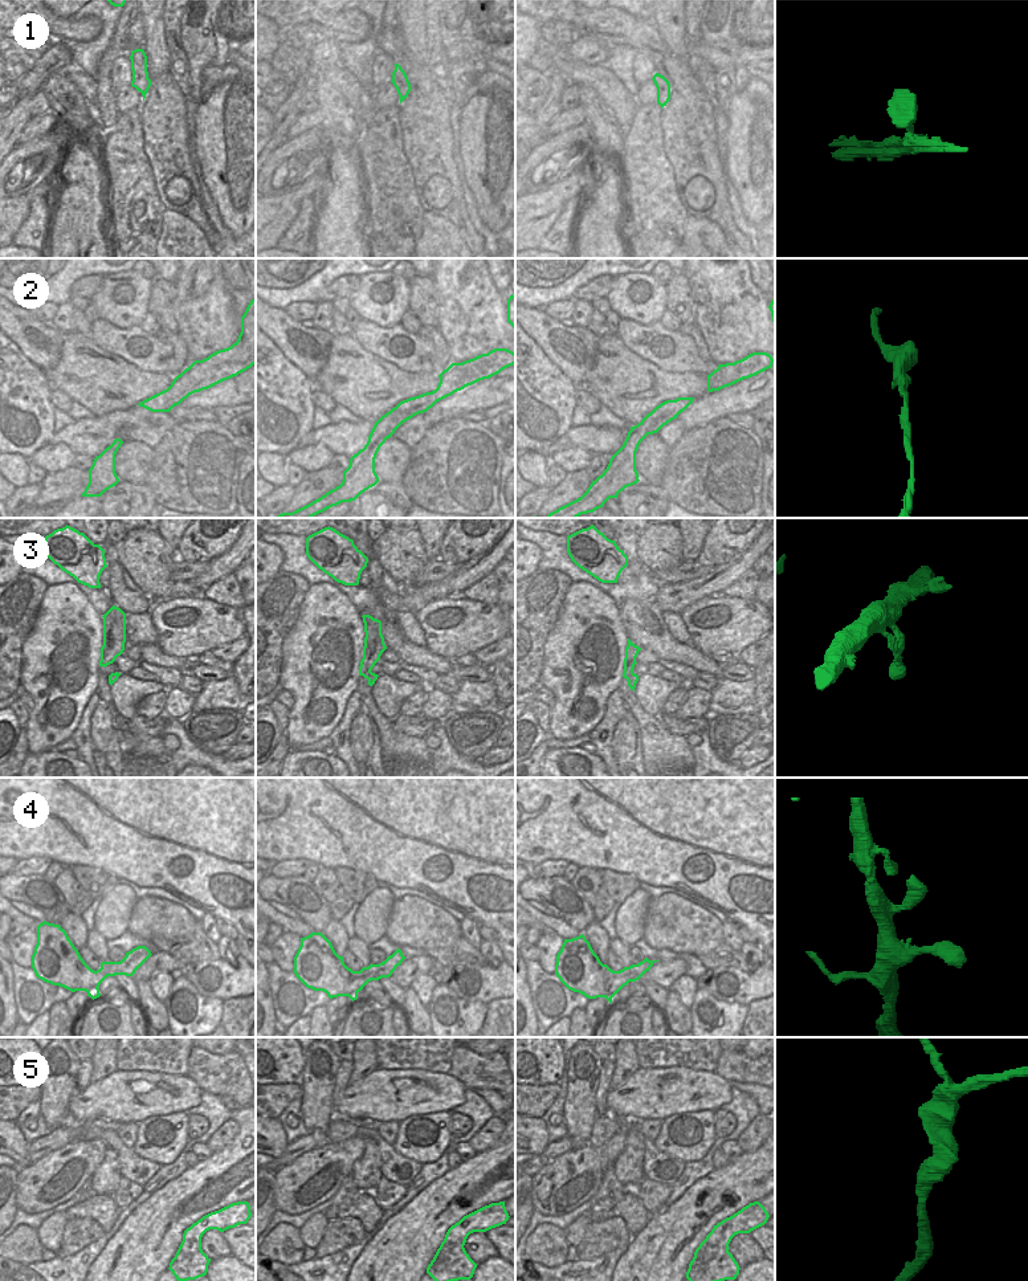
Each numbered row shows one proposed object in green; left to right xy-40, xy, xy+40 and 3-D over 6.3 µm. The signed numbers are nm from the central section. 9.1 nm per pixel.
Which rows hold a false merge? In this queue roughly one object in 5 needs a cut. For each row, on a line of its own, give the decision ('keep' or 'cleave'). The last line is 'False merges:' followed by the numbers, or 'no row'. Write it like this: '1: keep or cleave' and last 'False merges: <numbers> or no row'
1: keep
2: keep
3: keep
4: keep
5: keep
False merges: no row

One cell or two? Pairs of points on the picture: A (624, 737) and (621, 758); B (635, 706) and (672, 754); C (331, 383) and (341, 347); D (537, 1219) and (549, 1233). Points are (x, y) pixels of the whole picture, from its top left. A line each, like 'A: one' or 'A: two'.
A: one
B: one
C: one
D: two

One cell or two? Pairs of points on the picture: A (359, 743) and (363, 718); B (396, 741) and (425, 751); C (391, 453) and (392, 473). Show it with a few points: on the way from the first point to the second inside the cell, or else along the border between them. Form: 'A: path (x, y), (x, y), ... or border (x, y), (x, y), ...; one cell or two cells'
A: path (360, 737), (362, 725); one cell
B: path (403, 747), (413, 747), (419, 751); one cell
C: path (391, 459), (391, 468); one cell

